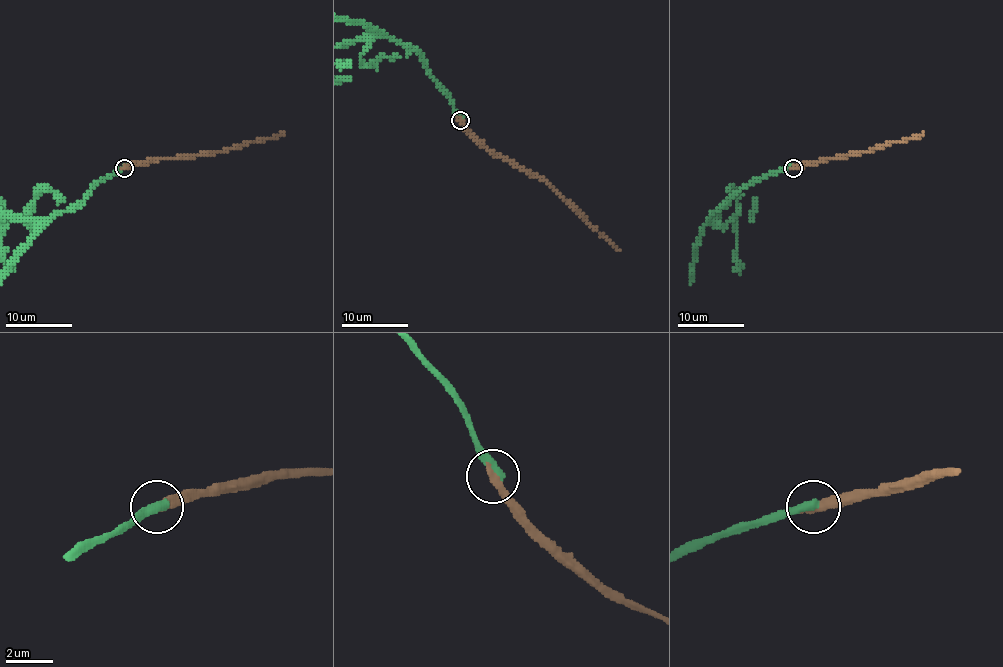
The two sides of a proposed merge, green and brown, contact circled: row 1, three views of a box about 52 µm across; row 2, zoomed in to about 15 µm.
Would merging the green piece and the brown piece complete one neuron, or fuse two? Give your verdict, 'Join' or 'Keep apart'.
Keep apart

